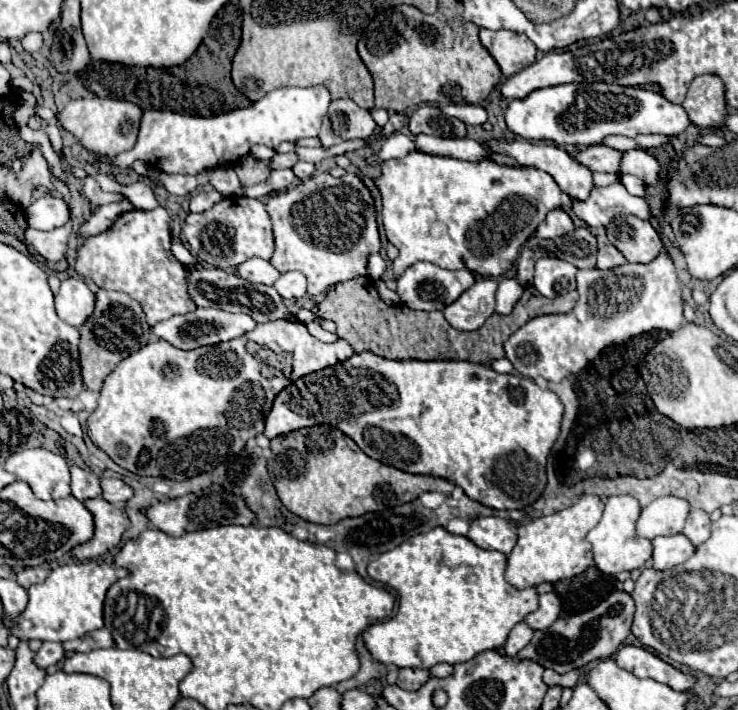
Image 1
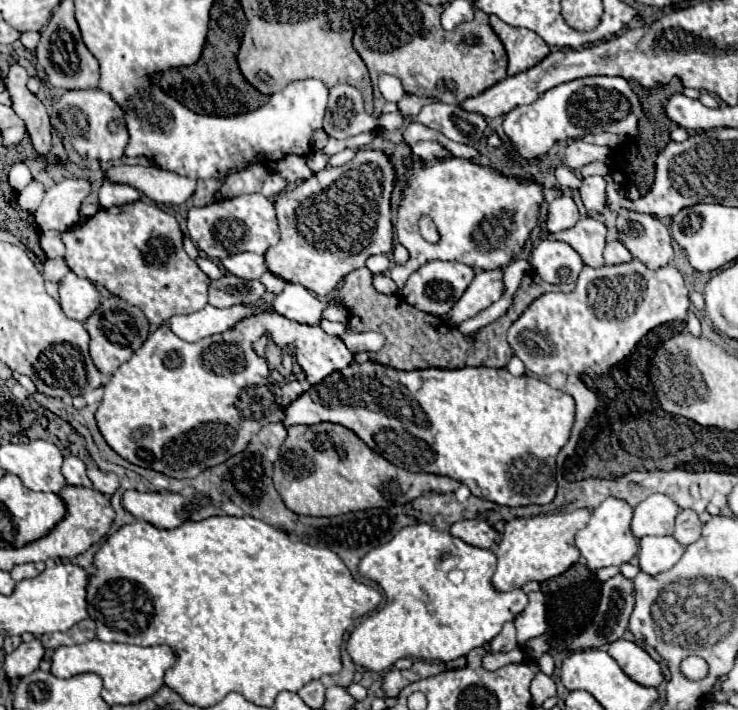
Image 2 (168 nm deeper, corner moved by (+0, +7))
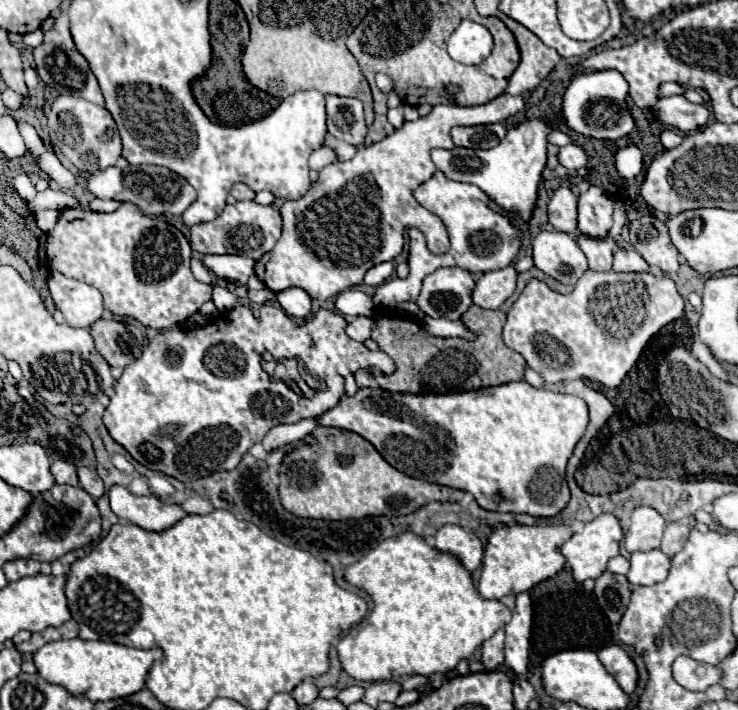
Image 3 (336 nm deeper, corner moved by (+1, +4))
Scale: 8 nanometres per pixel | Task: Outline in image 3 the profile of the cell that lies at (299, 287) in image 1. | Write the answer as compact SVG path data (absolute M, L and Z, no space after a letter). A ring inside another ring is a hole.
M264 287L264 289L260 289L260 291L248 291L248 299L250 301L254 301L254 303L258 303L258 305L264 305L264 303L276 303L276 293L274 291L270 291L268 287Z

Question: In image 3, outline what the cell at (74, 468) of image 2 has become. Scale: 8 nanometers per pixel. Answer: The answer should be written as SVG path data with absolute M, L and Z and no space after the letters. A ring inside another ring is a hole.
M60 459L60 461L52 463L50 471L52 471L56 483L66 483L66 485L74 485L74 487L78 485L78 473L76 473L76 467L72 463Z

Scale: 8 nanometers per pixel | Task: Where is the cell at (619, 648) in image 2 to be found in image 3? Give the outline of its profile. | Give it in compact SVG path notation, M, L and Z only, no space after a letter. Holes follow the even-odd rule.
M606 645L598 651L602 665L616 677L620 687L626 693L634 693L638 687L638 669L636 663L628 657L628 653L620 645Z

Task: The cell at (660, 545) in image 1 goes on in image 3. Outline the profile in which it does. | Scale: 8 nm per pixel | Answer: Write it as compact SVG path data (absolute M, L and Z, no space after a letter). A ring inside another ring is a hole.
M662 549L638 551L630 557L630 573L626 575L630 585L654 585L666 579L670 571L670 557Z

